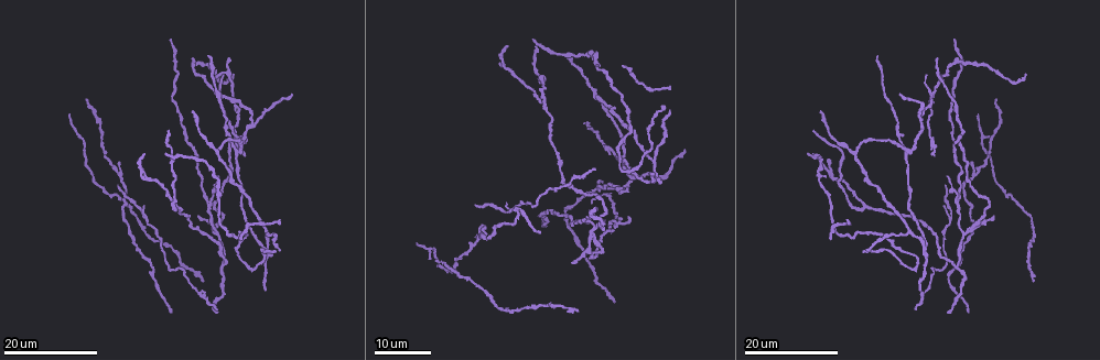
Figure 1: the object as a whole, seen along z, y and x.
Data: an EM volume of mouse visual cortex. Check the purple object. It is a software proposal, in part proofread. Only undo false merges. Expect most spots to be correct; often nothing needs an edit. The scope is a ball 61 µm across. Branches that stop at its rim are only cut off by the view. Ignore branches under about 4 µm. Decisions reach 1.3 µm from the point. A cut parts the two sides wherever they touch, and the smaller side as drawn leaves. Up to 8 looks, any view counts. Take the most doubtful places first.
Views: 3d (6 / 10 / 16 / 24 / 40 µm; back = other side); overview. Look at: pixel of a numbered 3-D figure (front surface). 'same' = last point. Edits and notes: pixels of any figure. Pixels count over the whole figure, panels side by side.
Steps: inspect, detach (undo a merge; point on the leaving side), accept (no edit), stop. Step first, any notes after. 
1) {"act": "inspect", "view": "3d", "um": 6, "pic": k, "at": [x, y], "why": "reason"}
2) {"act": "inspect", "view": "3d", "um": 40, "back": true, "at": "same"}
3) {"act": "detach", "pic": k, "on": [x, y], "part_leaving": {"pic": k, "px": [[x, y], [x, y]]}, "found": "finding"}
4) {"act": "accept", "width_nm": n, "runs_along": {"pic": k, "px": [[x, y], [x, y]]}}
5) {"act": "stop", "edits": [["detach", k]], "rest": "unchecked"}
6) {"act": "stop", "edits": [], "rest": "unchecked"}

{"act": "inspect", "view": "3d", "um": 16, "pic": 1, "at": [969, 231], "why": "branch point"}

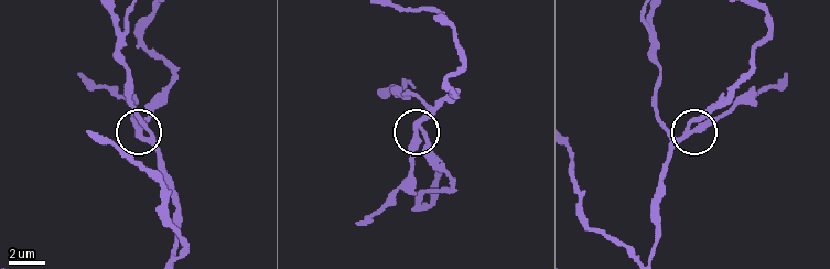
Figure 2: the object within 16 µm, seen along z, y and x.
{"act": "inspect", "view": "3d", "um": 10, "pic": 2, "at": [698, 126]}

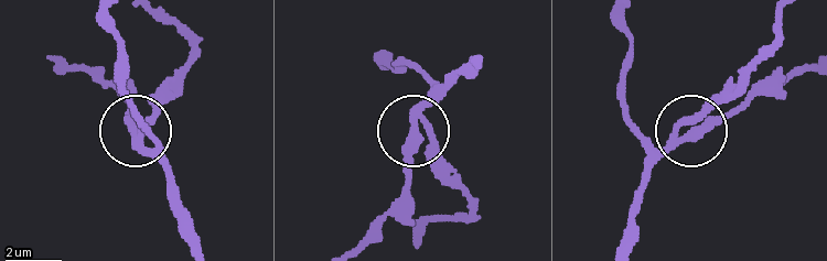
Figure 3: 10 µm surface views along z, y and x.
{"act": "accept", "width_nm": 280, "runs_along": {"pic": 3, "px": [[779, 15], [772, 51], [696, 129], [721, 121], [762, 82]]}, "found": "one cell here"}

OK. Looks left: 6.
{"act": "inspect", "view": "3d", "um": 24, "pic": 1, "at": [221, 270], "why": "three arms meet"}

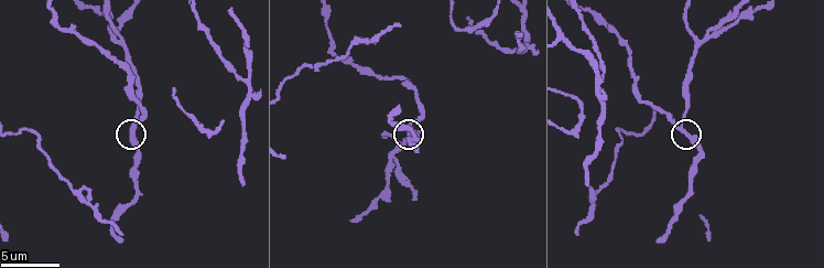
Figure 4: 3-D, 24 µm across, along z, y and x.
{"act": "inspect", "view": "3d", "um": 6, "pic": 4, "at": [680, 127], "why": "zoom in"}

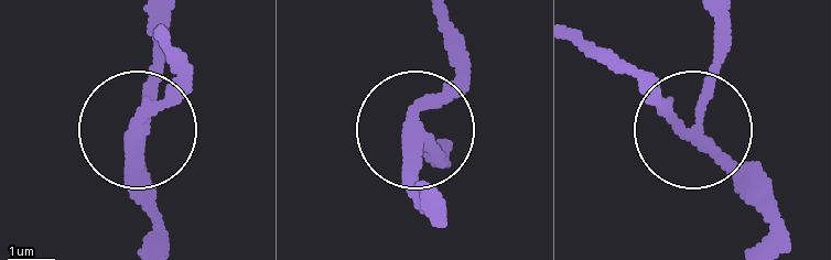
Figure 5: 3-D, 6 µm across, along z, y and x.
{"act": "accept", "arms": 3, "found": "continuous, no second cell"}

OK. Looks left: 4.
{"act": "inspect", "view": "3d", "um": 16, "pic": 1, "at": [209, 201], "why": "small branch off a trunk"}

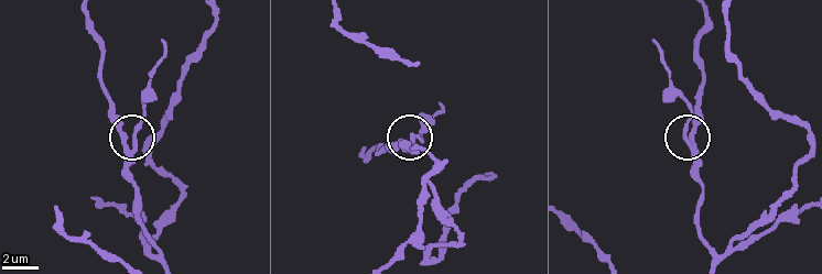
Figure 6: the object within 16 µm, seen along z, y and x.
{"act": "inspect", "view": "3d", "um": 6, "pic": 6, "at": [127, 136]}

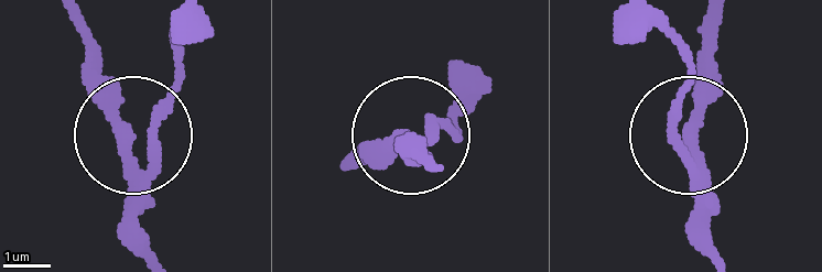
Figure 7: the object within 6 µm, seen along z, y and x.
{"act": "accept", "runs_along": {"pic": 7, "px": [[714, 251], [682, 109], [694, 74], [687, 54]]}, "found": "continuous, no second cell"}

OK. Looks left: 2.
{"act": "inspect", "view": "3d", "um": 16, "pic": 1, "at": [255, 123], "why": "branch point"}

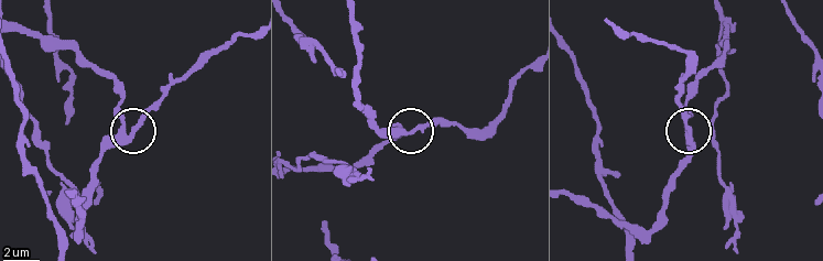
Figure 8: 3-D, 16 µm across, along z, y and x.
{"act": "inspect", "view": "3d", "um": 10, "pic": 8, "at": [128, 137]}

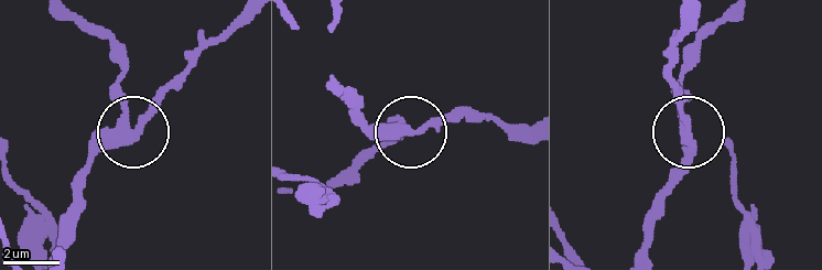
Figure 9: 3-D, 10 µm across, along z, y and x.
{"act": "accept", "width_nm": 250, "runs_along": {"pic": 9, "px": [[725, 13], [683, 82], [688, 127], [669, 63]]}, "found": "continuous, no second cell"}

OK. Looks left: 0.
{"act": "stop", "edits": [], "rest": "unchecked"}

